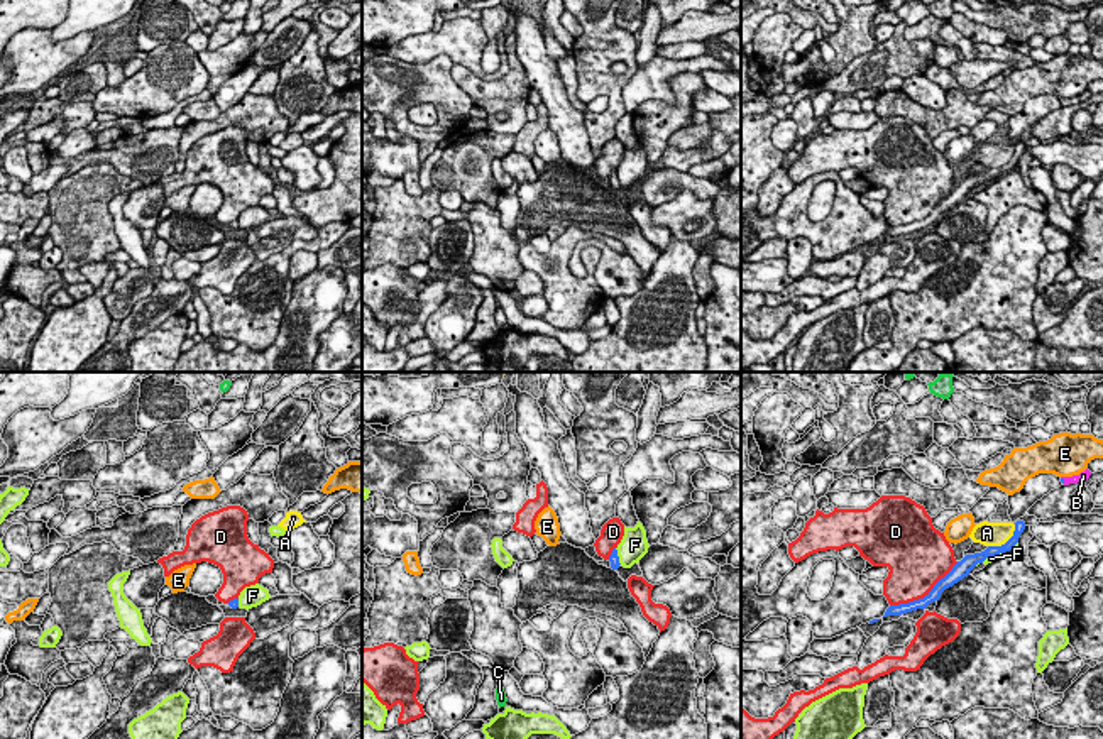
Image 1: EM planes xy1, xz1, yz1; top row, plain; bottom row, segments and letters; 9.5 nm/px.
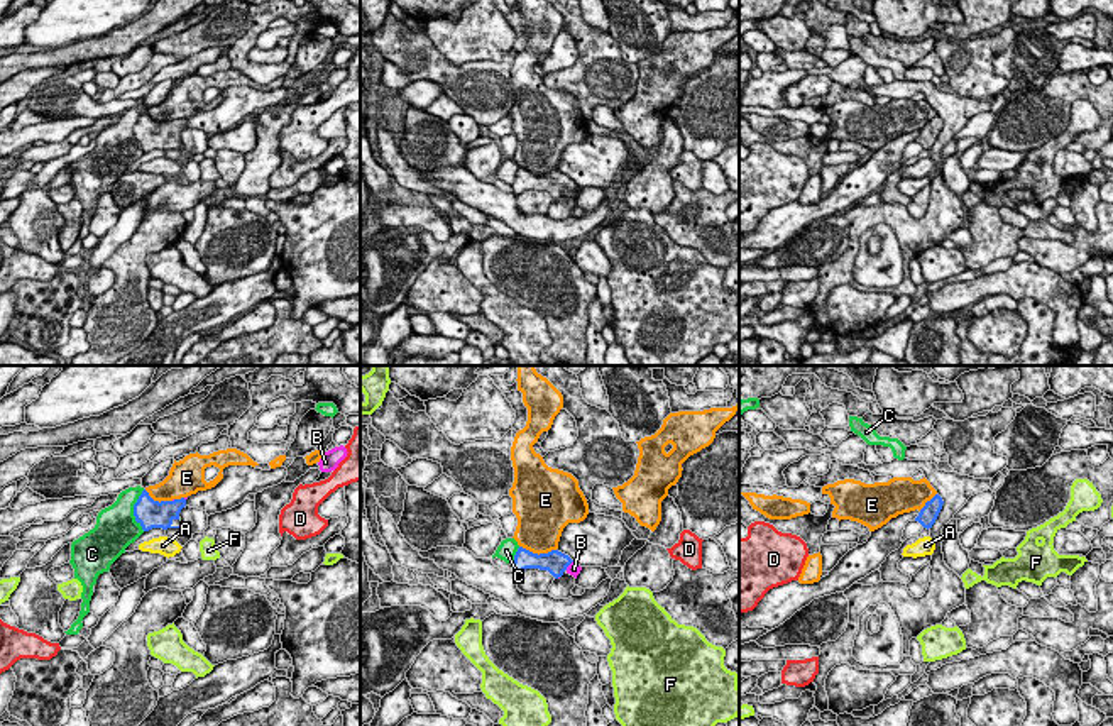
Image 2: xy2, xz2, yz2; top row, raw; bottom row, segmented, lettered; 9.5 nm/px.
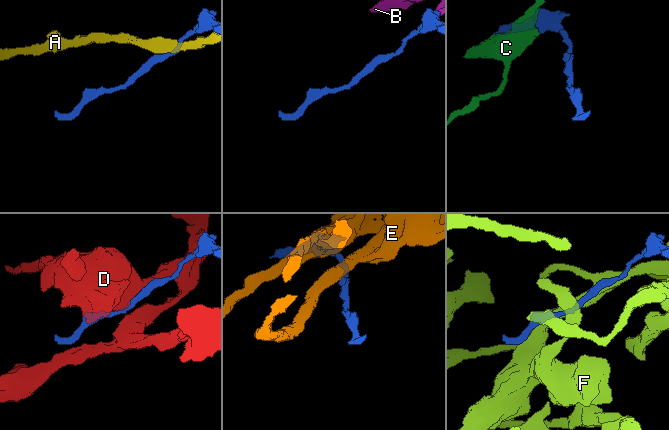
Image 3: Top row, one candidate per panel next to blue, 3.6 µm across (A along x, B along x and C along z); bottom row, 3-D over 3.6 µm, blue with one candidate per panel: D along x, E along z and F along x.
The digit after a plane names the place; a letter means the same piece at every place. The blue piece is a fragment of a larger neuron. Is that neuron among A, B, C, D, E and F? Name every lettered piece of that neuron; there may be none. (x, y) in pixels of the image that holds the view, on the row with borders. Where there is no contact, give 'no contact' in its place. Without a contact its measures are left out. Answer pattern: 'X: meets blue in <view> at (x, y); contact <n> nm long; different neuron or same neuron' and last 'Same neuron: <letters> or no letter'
A: meets blue in yz1 at (1007, 541); contact 340 nm long; different neuron
B: meets blue in xz2 at (569, 564); contact 130 nm long; same neuron
C: meets blue in xy2 at (134, 510); contact 400 nm long; different neuron
D: meets blue in yz1 at (926, 596); contact 800 nm long; different neuron
E: meets blue in xz2 at (537, 554); contact 360 nm long; different neuron
F: meets blue in yz1 at (990, 555); contact 220 nm long; different neuron
Same neuron: B

